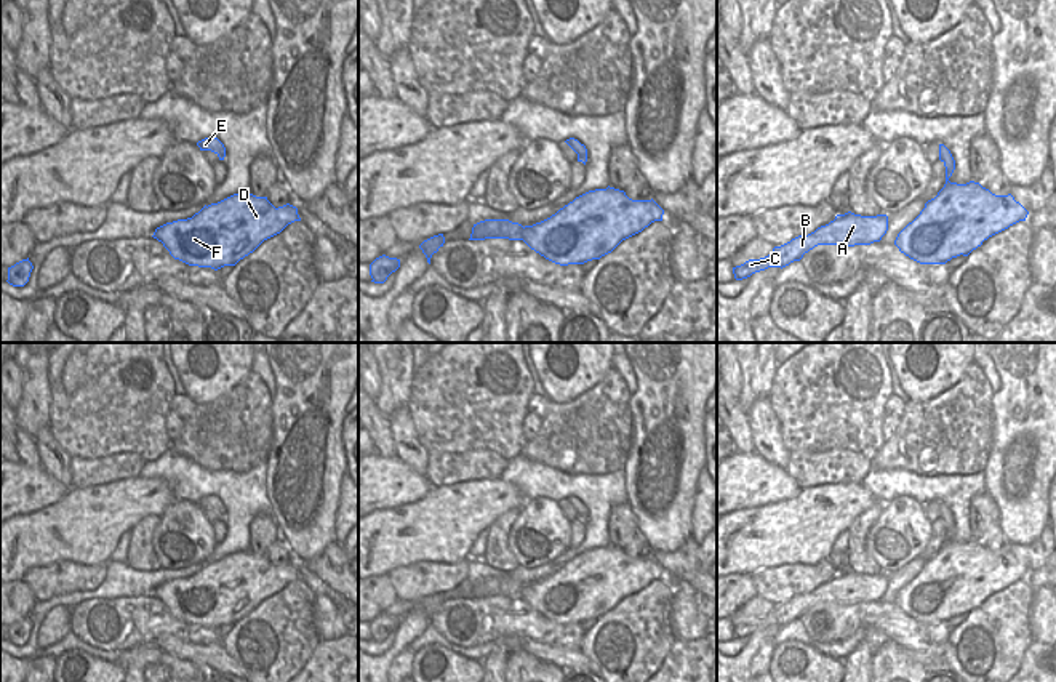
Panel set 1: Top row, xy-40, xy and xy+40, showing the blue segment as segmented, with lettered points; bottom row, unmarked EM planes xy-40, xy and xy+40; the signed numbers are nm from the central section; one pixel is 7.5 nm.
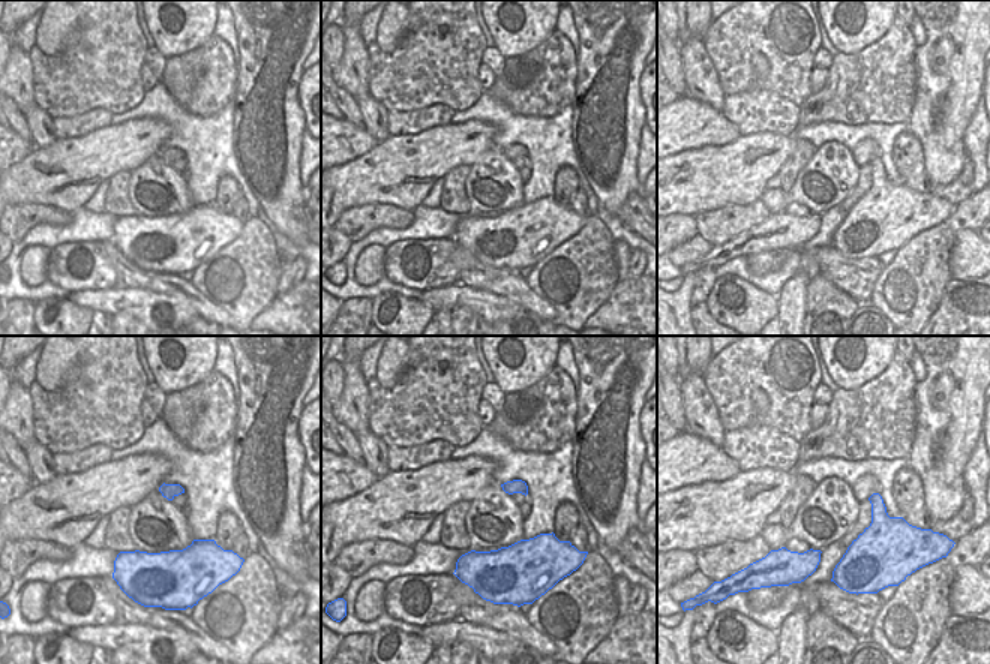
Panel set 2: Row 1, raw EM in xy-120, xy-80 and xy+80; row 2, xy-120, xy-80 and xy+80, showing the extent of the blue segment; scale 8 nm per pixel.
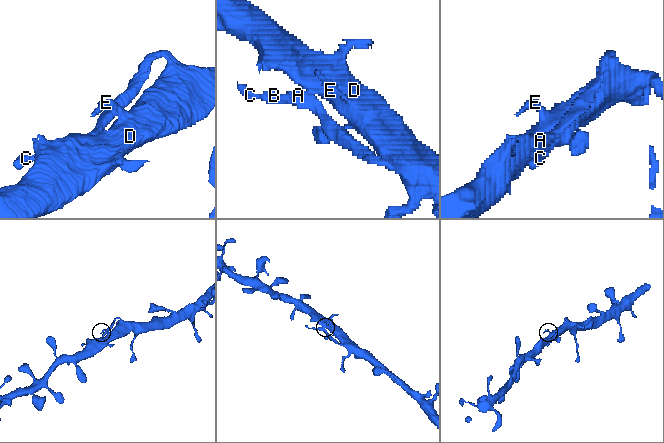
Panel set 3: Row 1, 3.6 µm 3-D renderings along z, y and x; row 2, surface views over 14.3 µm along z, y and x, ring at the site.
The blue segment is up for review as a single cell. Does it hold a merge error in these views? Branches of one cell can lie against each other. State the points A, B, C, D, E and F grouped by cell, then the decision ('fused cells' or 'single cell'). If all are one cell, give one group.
A B C / D E F; fused cells

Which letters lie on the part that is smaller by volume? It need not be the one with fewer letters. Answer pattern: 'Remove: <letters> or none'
Remove: A, B, C

